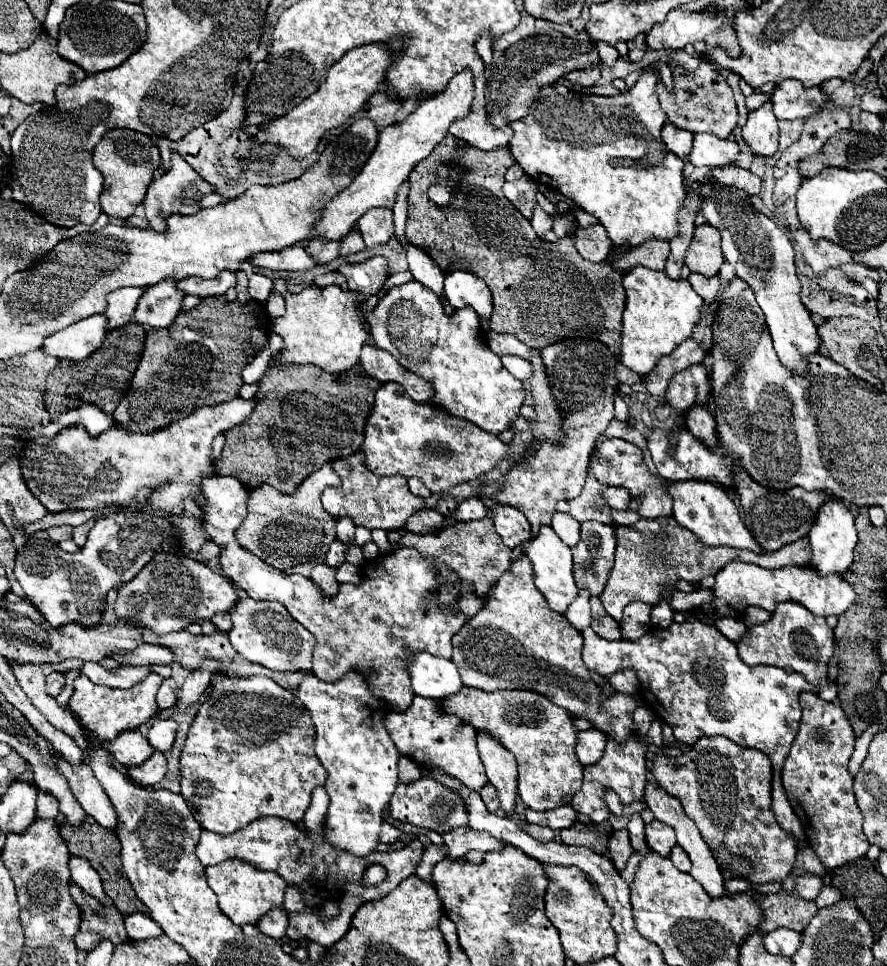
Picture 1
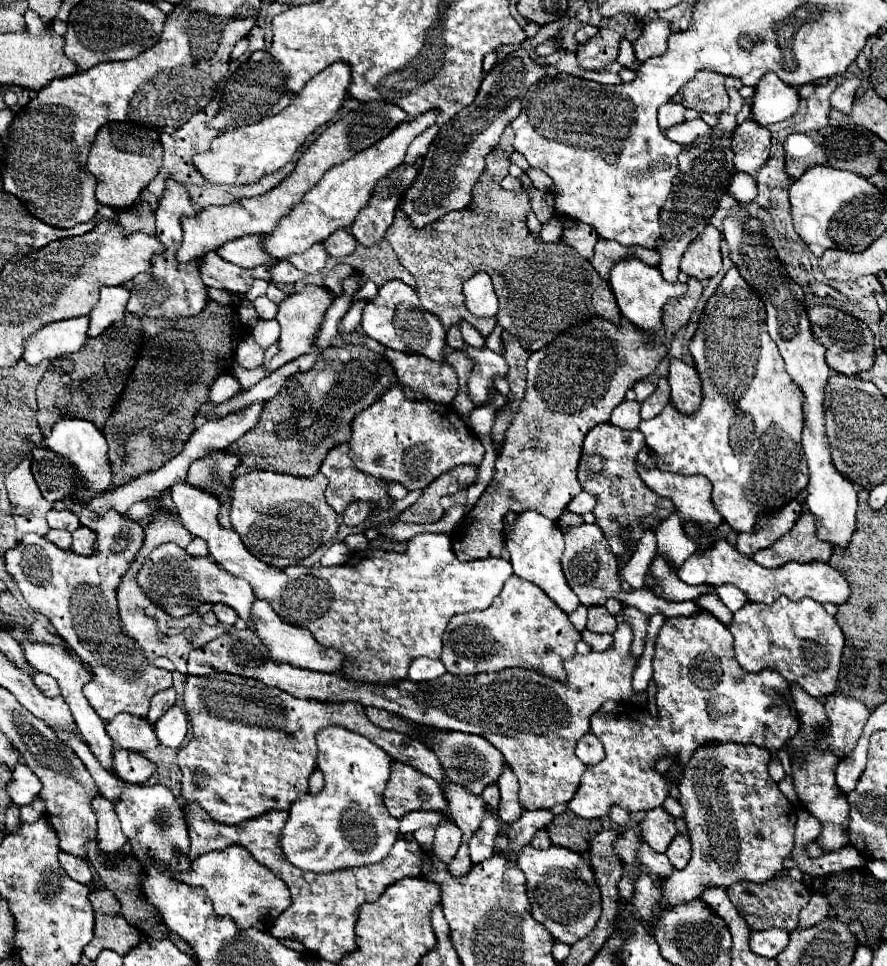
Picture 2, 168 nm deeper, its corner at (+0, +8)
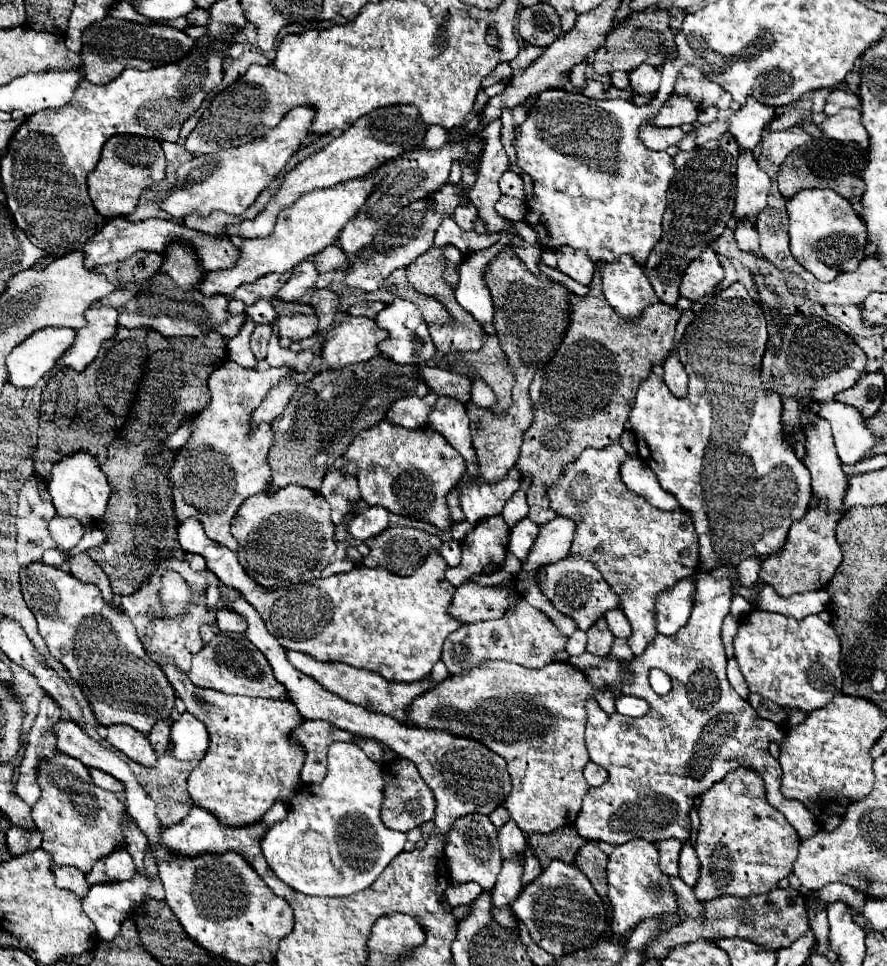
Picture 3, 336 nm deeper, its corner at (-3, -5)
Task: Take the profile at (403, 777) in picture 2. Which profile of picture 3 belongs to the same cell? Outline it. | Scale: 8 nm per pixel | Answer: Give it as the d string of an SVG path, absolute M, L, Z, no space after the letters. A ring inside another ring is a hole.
M397 758L393 762L387 762L383 766L383 776L385 776L385 802L381 808L381 820L387 828L399 830L399 832L409 832L435 816L435 796L431 788L423 782L419 776L415 764L407 758Z

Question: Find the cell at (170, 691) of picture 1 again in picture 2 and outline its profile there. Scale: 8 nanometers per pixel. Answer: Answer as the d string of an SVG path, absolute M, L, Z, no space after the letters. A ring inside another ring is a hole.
M174 687L156 693L156 695L152 697L152 701L150 701L150 713L148 713L148 717L146 717L146 719L150 721L150 725L154 725L154 723L174 705L174 701L176 701L176 691L174 691Z

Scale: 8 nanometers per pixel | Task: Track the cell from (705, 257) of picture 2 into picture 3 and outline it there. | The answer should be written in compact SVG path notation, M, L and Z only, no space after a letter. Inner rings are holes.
M707 248L685 270L683 282L681 282L681 296L689 298L689 300L699 300L699 298L711 294L721 284L723 278L725 278L725 270L723 270L721 262L717 260L715 250Z

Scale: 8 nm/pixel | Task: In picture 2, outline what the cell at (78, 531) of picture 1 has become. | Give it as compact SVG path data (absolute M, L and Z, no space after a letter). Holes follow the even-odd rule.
M78 527L74 533L74 543L72 543L72 551L78 555L94 555L96 551L96 533L88 527Z

